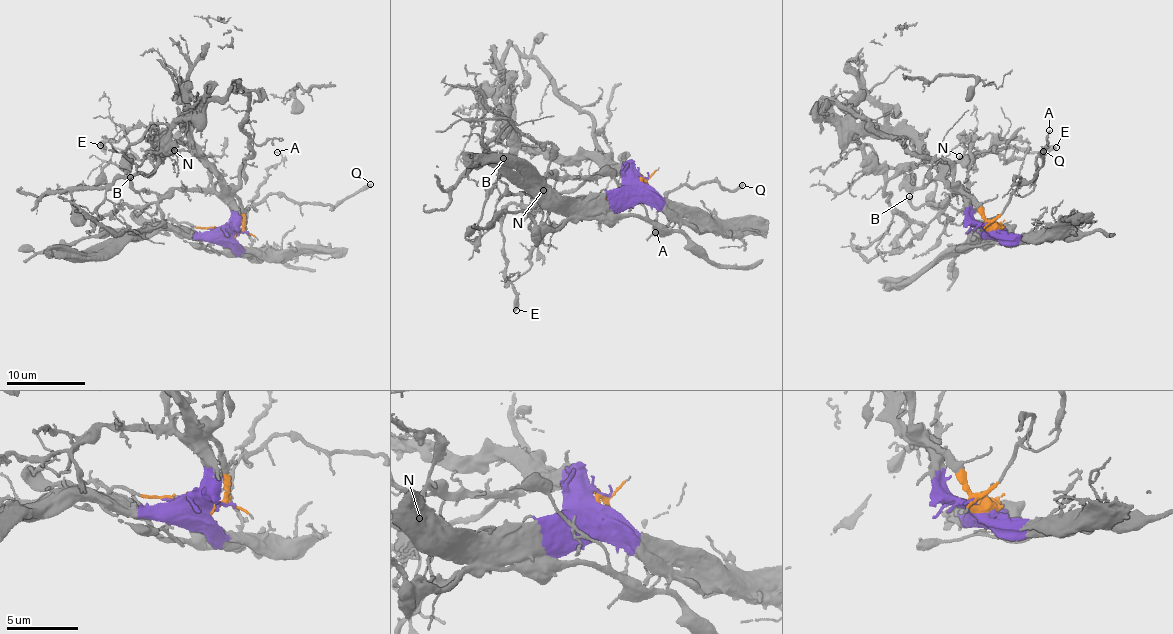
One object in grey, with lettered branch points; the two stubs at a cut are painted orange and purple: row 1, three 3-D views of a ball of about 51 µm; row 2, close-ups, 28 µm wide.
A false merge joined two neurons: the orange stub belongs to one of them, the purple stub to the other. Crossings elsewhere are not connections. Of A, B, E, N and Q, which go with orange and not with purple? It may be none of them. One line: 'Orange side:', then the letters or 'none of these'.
Orange side: A, Q

